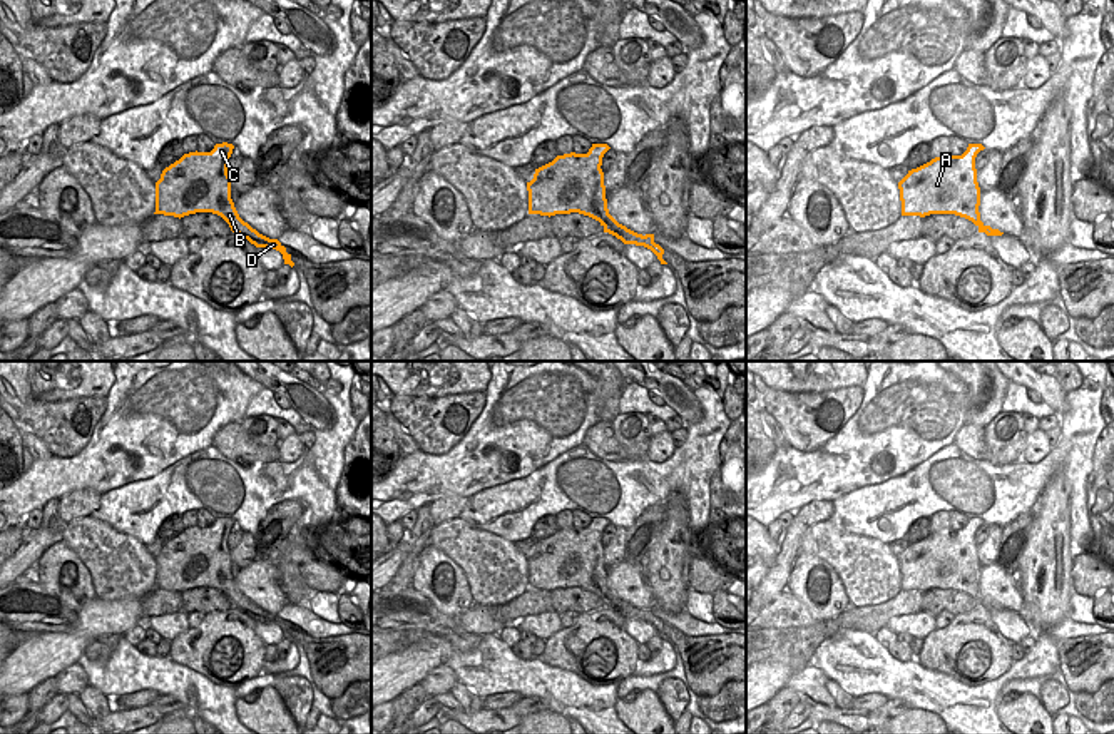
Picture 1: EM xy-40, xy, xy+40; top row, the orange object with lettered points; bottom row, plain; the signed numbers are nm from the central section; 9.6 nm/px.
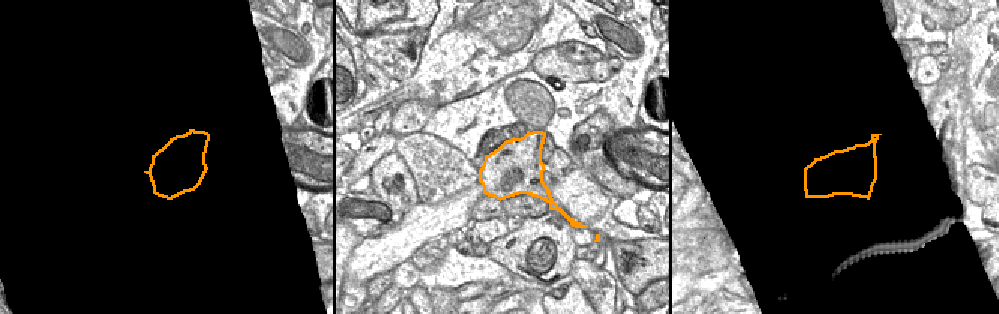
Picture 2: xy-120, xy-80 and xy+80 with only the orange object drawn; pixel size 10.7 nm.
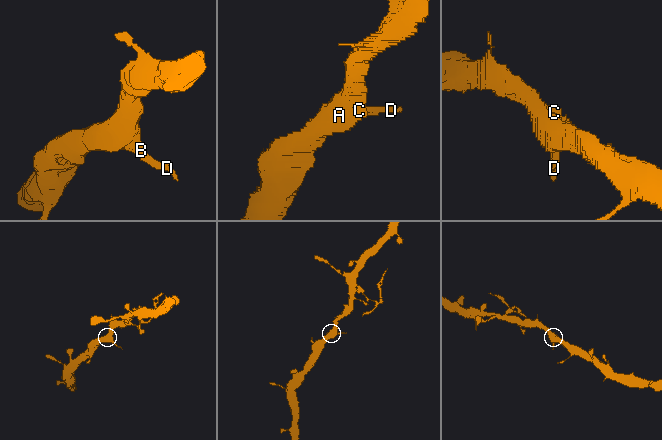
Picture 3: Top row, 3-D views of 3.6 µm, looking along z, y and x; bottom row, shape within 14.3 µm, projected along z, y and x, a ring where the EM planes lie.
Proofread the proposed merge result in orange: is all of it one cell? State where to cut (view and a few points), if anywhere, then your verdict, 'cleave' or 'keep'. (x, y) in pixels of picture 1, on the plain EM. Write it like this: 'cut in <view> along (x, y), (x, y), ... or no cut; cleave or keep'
no cut; keep

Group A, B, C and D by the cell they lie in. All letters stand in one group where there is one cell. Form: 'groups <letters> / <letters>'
groups A B C D

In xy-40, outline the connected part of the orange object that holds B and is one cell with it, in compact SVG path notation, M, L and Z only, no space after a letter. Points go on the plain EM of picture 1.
M216 518L211 527L189 527L166 542L156 557L156 587L184 592L196 587L221 590L233 607L248 614L256 622L276 624L284 639L291 642L291 629L278 614L269 614L244 597L231 573L231 552L227 535L234 520Z

